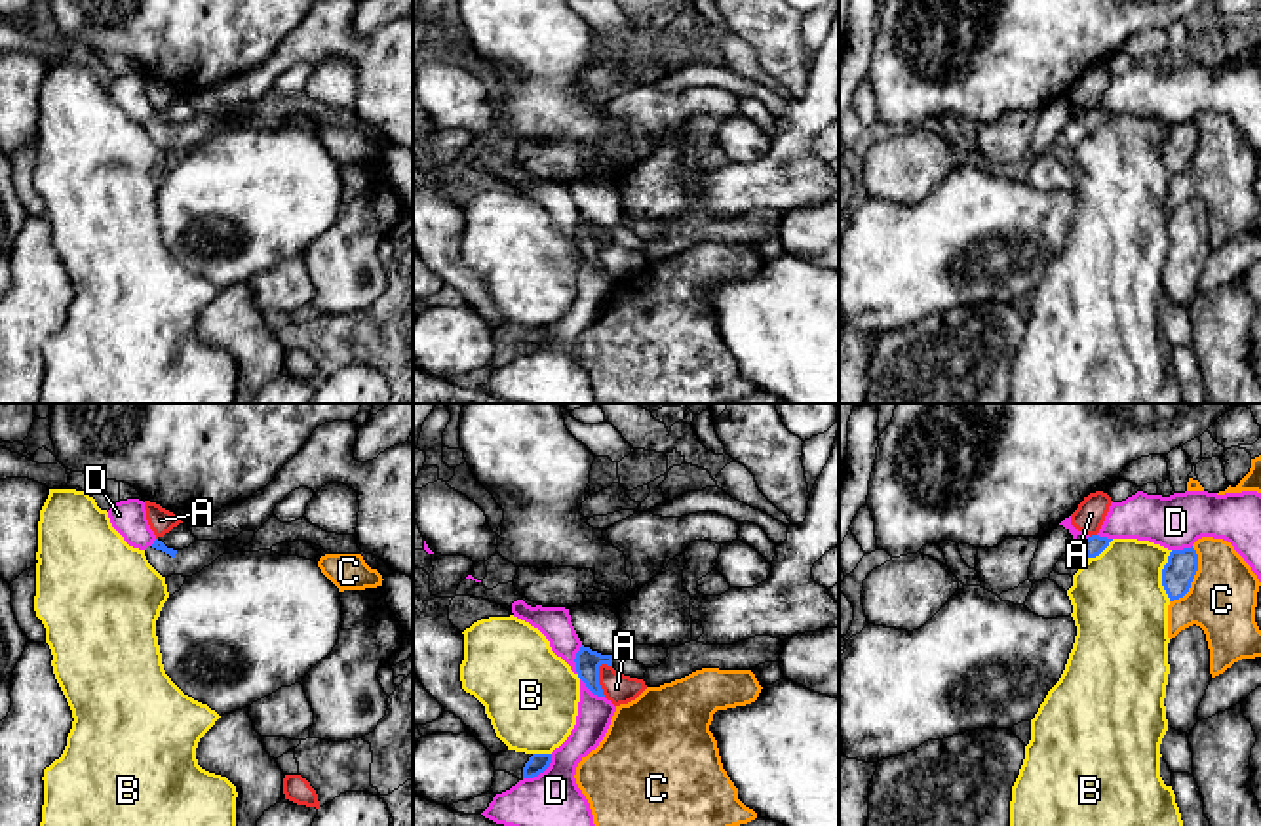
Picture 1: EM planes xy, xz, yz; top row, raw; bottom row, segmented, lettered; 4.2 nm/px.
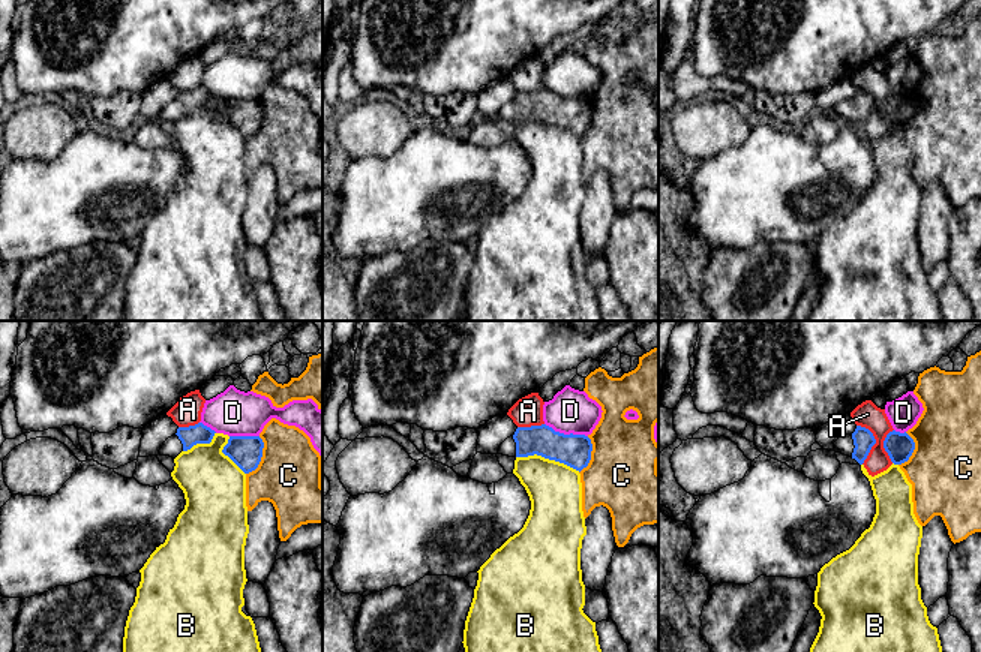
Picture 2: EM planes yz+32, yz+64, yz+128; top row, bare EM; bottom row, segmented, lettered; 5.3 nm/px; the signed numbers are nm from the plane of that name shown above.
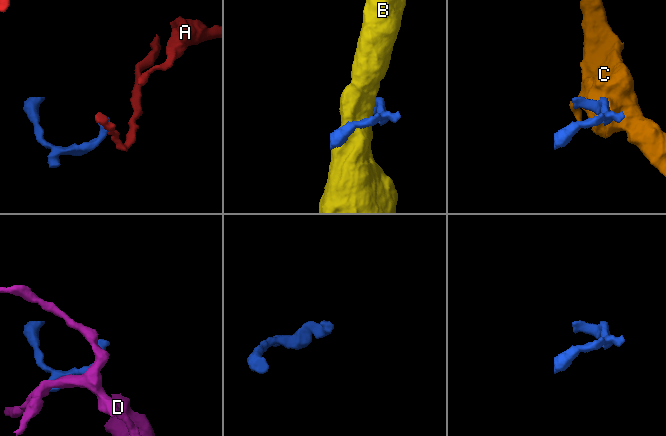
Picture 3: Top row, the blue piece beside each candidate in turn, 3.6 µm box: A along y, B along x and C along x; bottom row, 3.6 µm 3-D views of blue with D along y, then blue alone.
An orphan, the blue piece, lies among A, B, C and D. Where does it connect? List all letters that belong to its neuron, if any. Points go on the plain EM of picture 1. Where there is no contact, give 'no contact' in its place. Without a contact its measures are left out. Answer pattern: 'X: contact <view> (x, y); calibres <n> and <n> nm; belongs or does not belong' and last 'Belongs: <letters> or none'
A: contact xz (598, 254); calibres 100 and 130 nm; does not belong
B: contact yz (1163, 149); calibres 140 and 400 nm; does not belong
C: contact yz (1193, 151); calibres 140 and 300 nm; does not belong
D: contact xz (541, 345); calibres 90 and 320 nm; does not belong
Belongs: none

